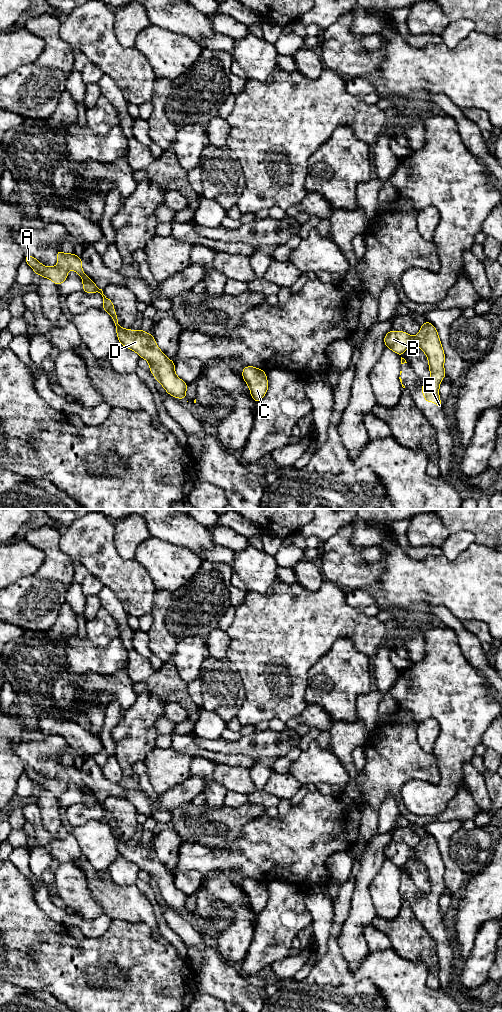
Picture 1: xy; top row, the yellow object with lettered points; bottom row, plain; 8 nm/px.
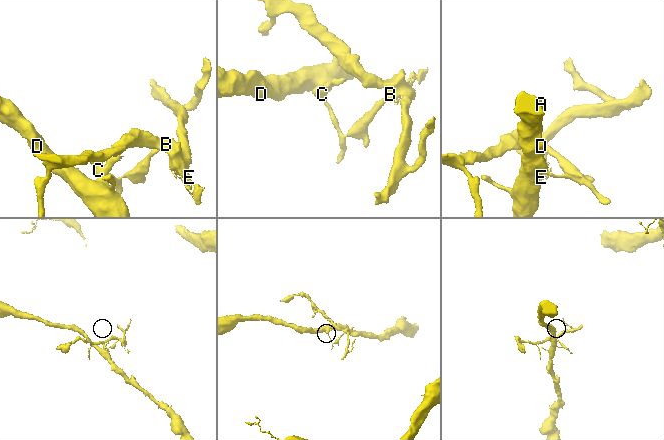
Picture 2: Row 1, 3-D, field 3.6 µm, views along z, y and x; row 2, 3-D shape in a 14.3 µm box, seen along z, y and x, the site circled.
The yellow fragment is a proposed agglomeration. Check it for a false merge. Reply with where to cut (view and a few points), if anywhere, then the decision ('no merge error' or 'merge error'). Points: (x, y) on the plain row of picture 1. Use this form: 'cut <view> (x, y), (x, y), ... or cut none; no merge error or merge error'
cut xy (413, 849), (414, 854); merge error

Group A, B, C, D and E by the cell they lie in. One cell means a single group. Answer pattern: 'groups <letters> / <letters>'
groups A B C D / E

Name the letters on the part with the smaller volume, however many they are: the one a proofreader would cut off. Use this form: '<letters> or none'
E

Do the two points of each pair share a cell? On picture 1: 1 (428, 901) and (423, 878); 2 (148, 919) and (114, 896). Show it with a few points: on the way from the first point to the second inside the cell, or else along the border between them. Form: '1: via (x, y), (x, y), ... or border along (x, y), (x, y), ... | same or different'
1: border along (409, 877), (416, 888), (423, 894), (431, 891) | different
2: via (140, 911), (127, 903), (122, 903) | same

